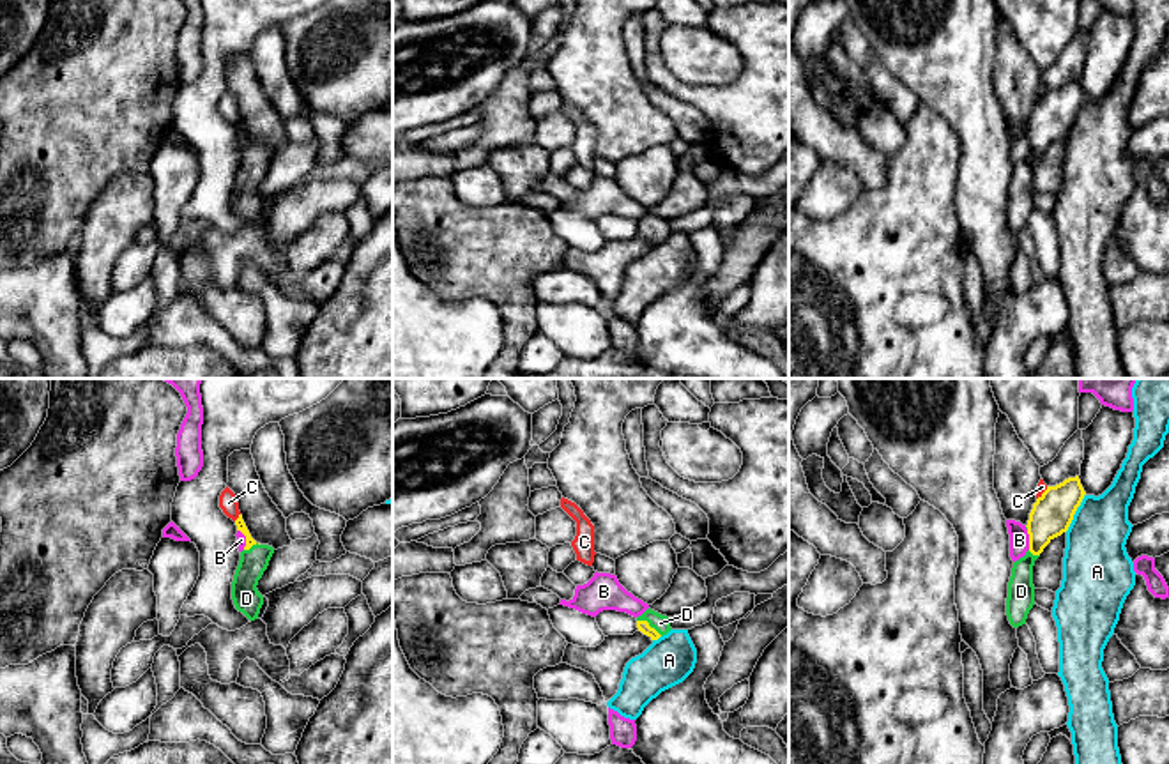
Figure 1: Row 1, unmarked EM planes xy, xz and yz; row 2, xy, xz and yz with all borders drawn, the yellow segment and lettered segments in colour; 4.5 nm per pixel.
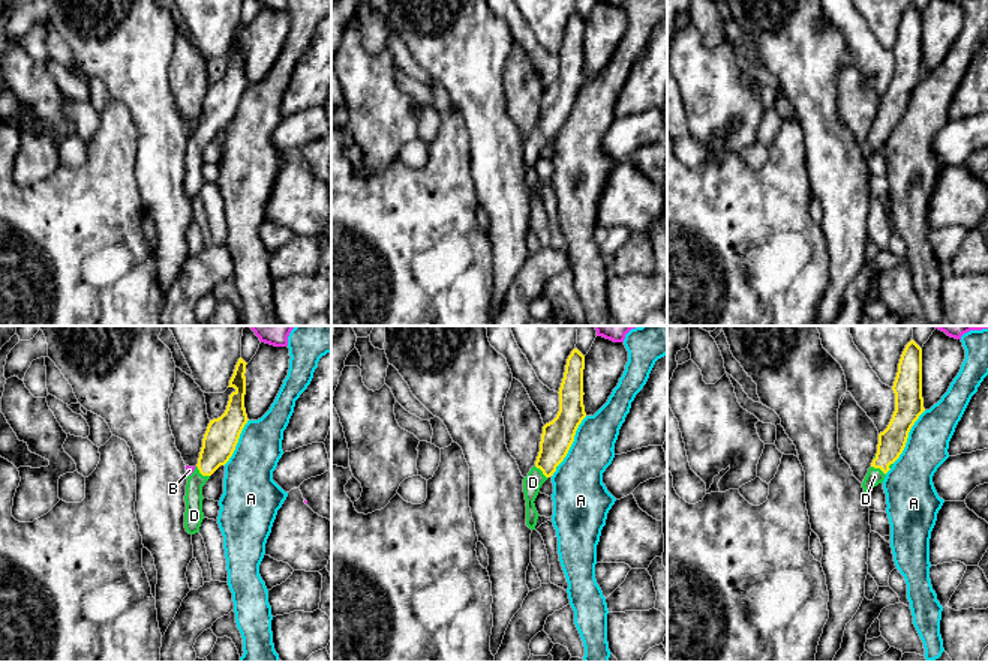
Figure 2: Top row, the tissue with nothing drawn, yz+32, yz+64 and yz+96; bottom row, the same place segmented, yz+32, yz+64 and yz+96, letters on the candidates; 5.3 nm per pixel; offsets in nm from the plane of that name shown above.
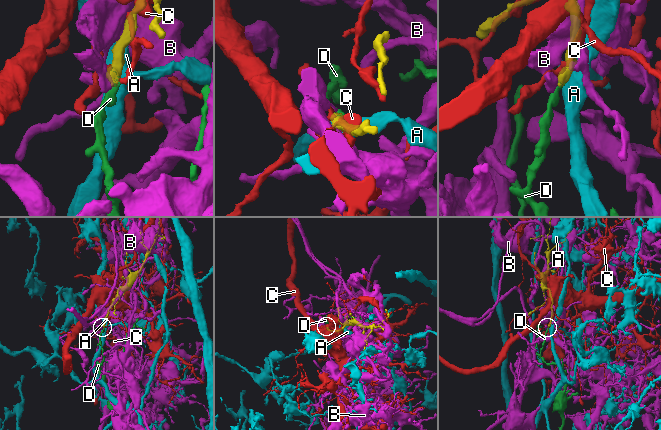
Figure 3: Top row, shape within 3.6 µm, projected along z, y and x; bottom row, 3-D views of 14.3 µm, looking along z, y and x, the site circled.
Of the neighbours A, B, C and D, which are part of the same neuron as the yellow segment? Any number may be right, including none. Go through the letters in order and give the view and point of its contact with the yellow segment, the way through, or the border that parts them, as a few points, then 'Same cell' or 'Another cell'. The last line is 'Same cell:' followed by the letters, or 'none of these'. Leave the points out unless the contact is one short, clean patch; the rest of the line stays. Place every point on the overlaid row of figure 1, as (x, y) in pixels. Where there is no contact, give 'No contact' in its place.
A: Touches yellow at yz (1074, 513). Boundary: yz (1084, 494), (1065, 531). Another cell
B: Touches yellow at yz (1030, 540). Boundary: yz (1026, 529), (1030, 549). Another cell
C: Touches yellow at xy (239, 517). Another cell
D: Touches yellow at xz (648, 625). Path across: xz (642, 626), (648, 625), (660, 623). Same cell
Same cell: D

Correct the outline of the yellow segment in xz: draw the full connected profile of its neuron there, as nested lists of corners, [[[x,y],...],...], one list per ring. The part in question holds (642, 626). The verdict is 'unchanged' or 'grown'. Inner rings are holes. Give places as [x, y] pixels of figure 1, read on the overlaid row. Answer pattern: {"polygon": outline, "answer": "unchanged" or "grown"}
{"polygon": [[[647,608],[642,615],[637,617],[637,628],[651,640],[658,640],[672,630],[670,617],[661,615],[651,608]]], "answer": "grown"}

